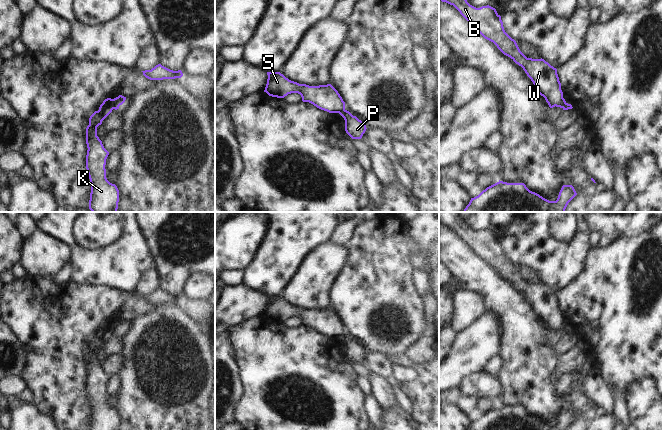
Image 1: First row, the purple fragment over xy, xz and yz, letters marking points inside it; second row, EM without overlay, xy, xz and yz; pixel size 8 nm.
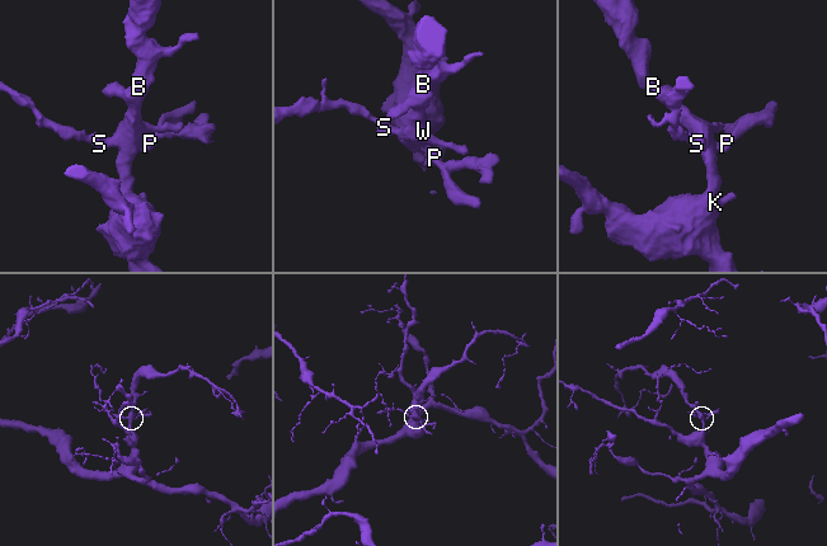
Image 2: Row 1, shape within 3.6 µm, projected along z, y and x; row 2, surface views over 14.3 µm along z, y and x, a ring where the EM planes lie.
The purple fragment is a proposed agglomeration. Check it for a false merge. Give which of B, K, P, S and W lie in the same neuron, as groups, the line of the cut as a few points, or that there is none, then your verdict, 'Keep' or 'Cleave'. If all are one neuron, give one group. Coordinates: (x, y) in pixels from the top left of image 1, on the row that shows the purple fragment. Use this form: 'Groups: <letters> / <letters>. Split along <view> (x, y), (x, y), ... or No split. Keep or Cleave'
Groups: B K S W / P. Split along xy (115, 98), (115, 106), (113, 108). Cleave

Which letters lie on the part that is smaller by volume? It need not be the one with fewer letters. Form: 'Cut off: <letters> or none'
Cut off: P

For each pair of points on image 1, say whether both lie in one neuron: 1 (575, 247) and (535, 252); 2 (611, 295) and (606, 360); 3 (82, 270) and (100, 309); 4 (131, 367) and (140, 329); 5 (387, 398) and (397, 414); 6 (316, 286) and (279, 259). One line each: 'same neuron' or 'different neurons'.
1: same neuron
2: same neuron
3: different neurons
4: same neuron
5: different neurons
6: different neurons

